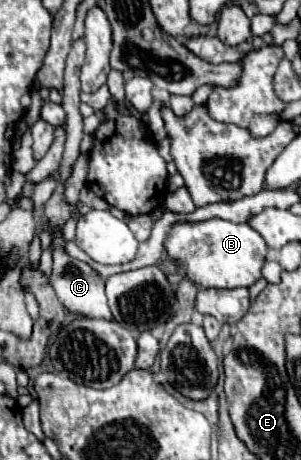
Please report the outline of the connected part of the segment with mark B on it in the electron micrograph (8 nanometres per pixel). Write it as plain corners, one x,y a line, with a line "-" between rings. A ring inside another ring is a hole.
222,218
204,222
180,222
170,228
164,248
186,272
186,278
200,288
240,288
252,286
262,278
260,268
266,256
264,238
248,224
234,224

